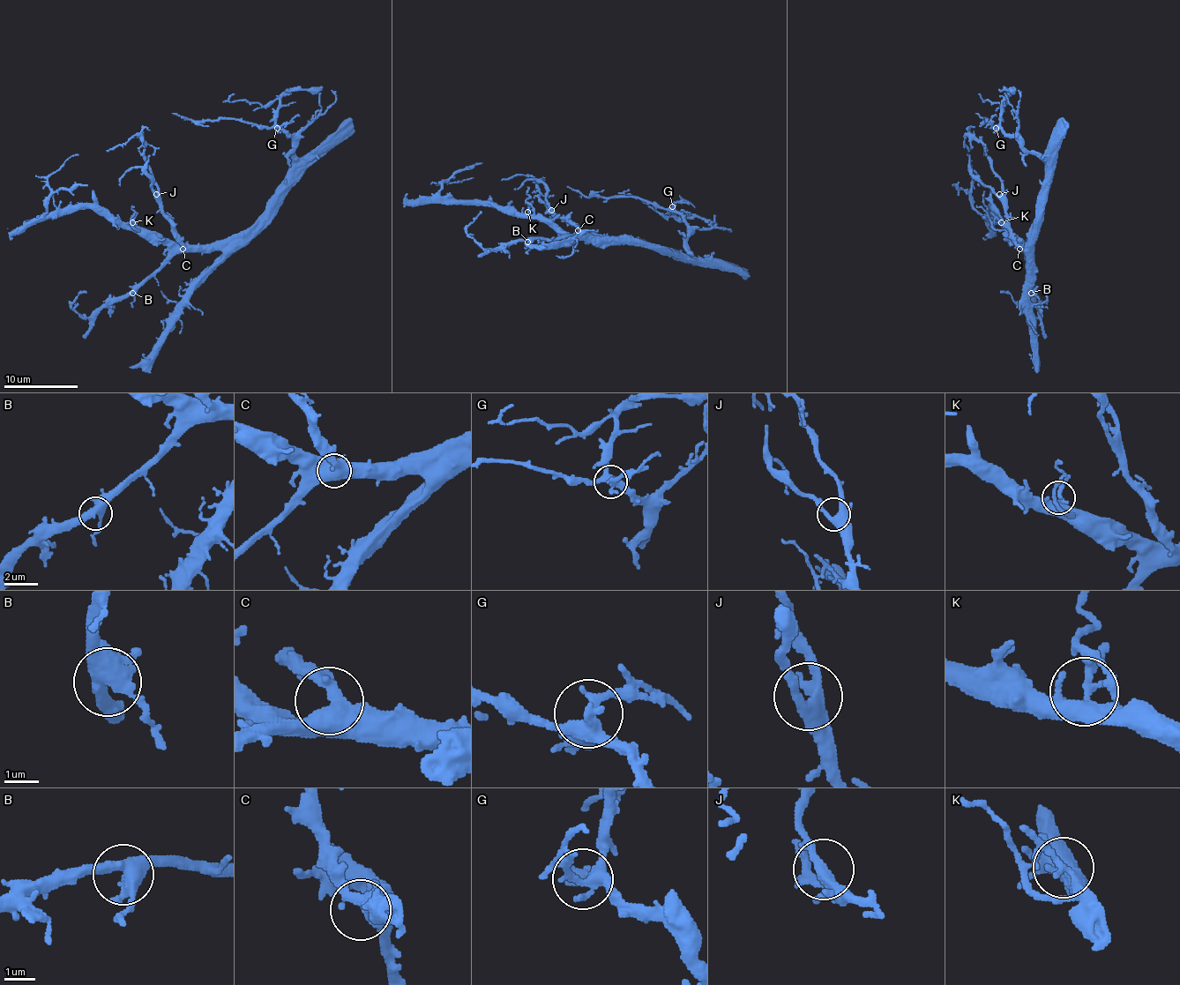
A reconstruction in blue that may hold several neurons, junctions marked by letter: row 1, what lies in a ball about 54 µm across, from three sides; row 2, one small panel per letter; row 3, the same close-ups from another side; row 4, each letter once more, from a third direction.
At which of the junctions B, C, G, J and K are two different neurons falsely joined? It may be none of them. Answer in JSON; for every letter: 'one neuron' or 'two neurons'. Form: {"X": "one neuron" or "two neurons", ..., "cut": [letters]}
{"B": "one neuron", "C": "one neuron", "G": "one neuron", "J": "one neuron", "K": "one neuron", "cut": []}

